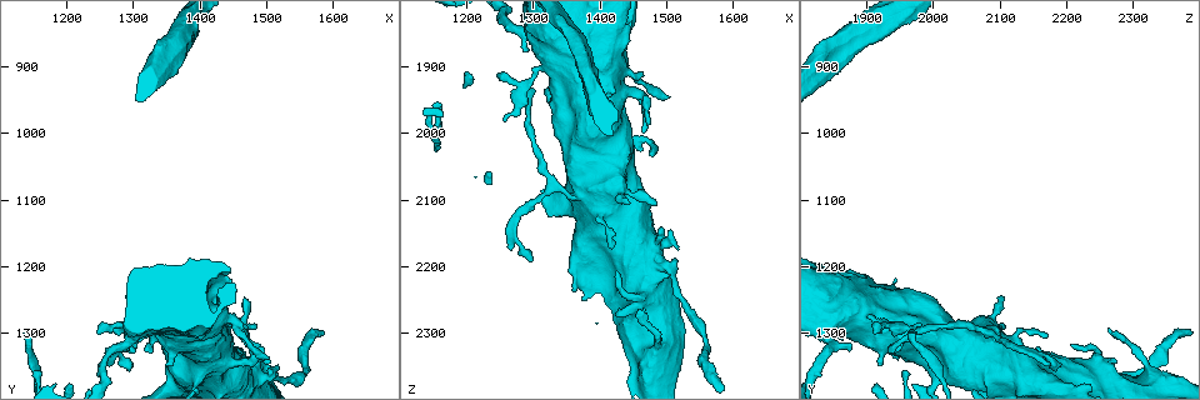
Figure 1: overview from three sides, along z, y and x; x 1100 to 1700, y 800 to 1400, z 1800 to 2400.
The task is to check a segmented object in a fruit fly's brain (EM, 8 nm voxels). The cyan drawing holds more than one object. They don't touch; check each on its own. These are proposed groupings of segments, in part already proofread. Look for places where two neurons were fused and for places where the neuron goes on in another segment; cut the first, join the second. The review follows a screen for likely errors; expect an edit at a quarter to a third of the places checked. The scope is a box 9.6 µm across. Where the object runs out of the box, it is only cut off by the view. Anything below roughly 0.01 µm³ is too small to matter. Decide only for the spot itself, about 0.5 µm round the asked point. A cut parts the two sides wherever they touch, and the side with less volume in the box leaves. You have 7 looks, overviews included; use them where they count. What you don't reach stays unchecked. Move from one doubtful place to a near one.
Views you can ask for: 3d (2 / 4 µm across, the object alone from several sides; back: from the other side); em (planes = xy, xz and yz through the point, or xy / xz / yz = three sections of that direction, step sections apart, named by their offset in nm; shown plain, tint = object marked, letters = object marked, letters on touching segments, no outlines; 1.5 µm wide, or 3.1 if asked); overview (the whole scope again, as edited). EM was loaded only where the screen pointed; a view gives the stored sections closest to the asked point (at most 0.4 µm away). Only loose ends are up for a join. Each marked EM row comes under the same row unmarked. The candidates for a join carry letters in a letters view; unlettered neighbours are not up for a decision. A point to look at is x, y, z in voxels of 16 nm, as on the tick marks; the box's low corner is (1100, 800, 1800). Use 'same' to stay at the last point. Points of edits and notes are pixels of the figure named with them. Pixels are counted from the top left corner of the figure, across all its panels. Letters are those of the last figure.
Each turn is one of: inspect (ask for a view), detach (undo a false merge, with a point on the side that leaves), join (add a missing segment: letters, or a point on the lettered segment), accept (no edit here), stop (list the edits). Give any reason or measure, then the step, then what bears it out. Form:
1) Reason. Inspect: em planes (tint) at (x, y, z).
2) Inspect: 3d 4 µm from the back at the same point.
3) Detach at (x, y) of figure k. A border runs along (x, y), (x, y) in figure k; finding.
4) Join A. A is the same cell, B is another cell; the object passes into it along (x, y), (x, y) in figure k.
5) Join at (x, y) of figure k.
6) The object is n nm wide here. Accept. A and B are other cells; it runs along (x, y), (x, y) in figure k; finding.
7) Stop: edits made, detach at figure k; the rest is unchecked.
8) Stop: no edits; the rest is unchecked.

Branch stops here. Inspect: em planes (letters) at (1425, 1350, 2275).

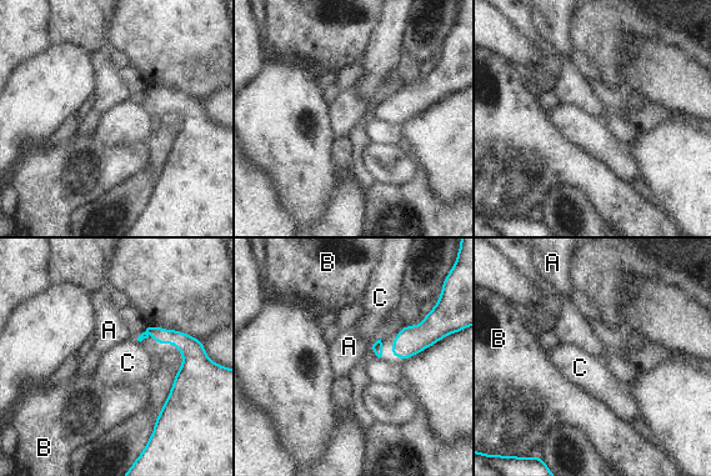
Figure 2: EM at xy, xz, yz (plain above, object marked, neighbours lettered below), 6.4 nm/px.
Accept. A, B and C are other cells; a border runs along (380, 337), (371, 347) in figure 2; no lettered segment goes on from it.

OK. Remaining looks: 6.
Branch stops here. Inspect: em planes (letters) at (1420, 1310, 2175).

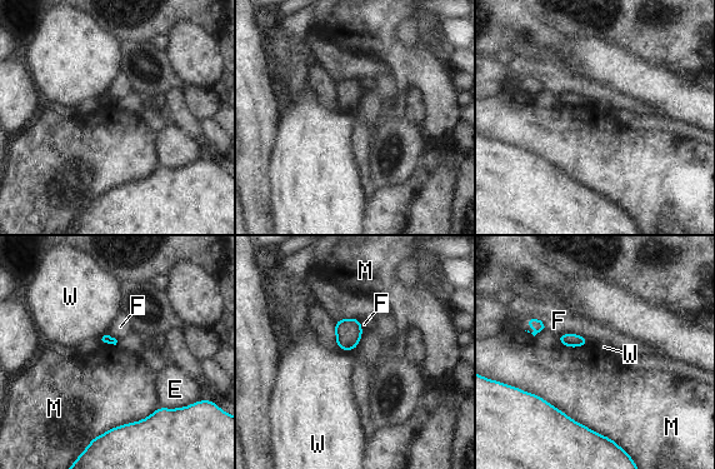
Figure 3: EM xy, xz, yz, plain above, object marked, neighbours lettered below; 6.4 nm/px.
The object is 70 nm wide here. Accept. E, F, M and W are other cells; a border runs along (515, 387), (538, 394), (614, 440) in figure 3; no lettered segment goes on from it.

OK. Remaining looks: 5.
Branch stops here. Inspect: 3d 2 µm at (1295, 1325, 1880).

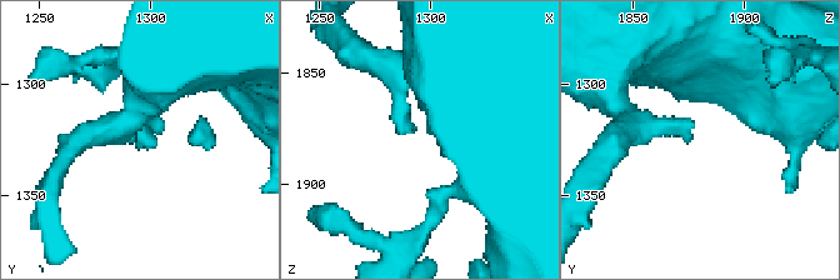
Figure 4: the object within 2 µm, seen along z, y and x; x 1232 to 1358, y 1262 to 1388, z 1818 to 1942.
The arms are 200, 400 nm wide. Inspect: em planes (letters) at (1294, 1324, 1876).

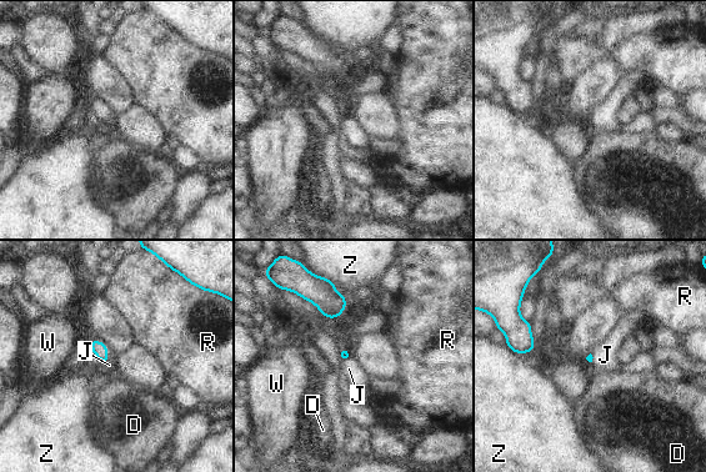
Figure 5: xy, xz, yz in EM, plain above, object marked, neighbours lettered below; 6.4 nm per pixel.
Join J. J is the same cell, D, R, W and Z are other cells; the object passes into it along (99, 349), (110, 357), (109, 365) in figure 5; the neuron continues.

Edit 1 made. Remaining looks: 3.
Stop: edits made, join at figure 5; the rest is unchecked.

